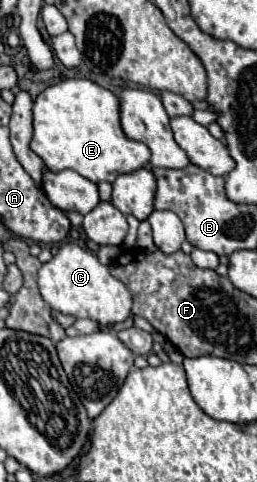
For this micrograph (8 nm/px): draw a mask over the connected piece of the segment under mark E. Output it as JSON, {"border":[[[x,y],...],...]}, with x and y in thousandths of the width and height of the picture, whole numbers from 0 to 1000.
{"border":[[[257,164],[171,185],[132,210],[132,284],[117,309],[195,355],[280,351],[319,367],[436,380],[475,359],[576,342],[584,309],[498,288],[467,263],[467,205],[350,164]]]}

